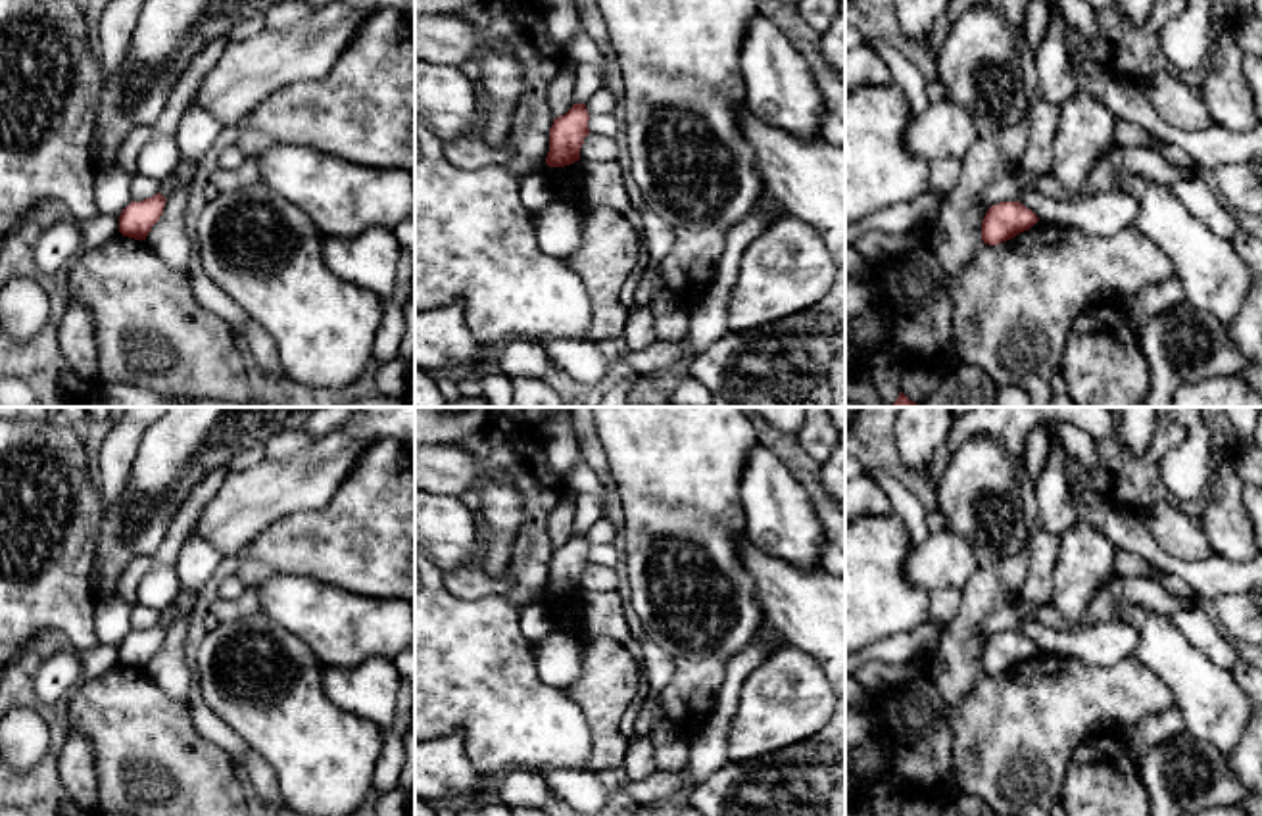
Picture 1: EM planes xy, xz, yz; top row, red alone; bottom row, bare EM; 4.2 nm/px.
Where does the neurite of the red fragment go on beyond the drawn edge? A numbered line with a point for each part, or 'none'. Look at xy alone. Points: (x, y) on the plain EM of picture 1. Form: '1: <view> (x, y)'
none

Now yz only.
none

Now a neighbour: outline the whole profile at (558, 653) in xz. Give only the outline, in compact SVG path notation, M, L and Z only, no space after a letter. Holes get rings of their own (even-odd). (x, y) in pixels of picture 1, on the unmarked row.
M570 624L553 626L534 645L534 655L538 676L546 685L565 691L578 680L578 639Z

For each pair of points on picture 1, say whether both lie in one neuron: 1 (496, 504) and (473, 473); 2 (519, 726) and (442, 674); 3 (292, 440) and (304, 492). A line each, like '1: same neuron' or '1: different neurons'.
1: different neurons
2: same neuron
3: different neurons

